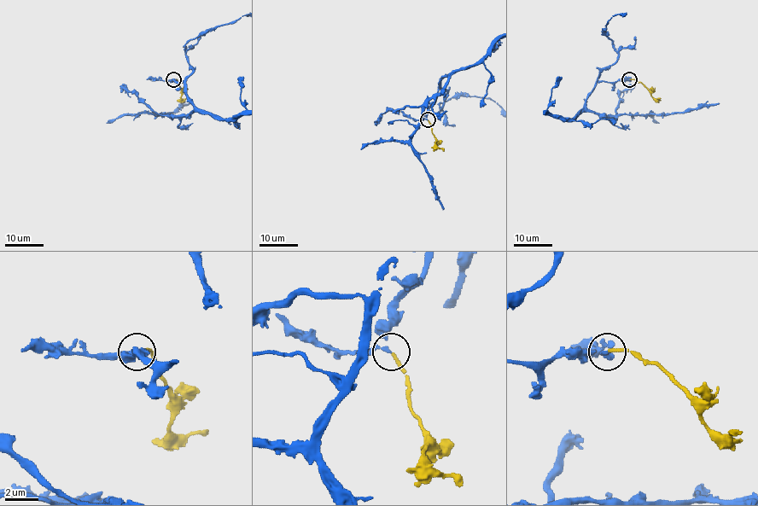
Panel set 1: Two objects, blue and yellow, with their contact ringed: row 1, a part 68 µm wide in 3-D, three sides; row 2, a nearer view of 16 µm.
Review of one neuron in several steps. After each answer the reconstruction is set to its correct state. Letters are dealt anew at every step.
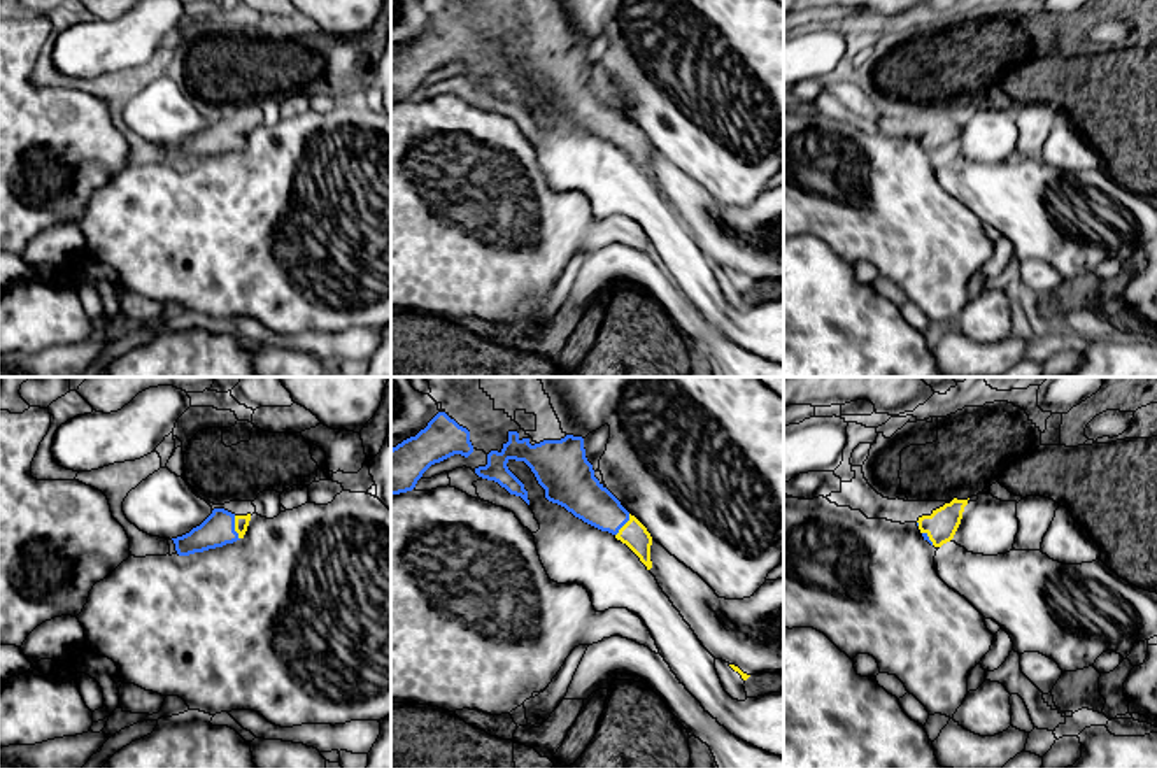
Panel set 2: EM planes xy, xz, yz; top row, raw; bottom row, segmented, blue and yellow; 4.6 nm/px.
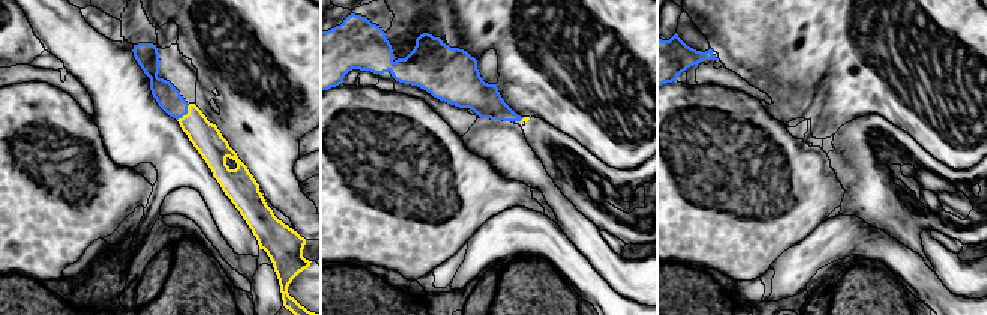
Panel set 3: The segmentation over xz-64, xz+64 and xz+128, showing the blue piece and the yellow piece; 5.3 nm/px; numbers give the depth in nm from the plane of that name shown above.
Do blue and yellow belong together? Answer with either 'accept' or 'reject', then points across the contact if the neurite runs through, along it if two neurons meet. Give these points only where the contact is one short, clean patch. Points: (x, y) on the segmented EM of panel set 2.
accept; way xy (218, 530), (234, 528), (241, 521)

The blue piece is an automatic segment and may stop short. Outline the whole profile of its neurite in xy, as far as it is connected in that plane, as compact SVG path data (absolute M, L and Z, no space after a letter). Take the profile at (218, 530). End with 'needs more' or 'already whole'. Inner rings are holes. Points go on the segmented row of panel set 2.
M214 508L200 526L172 540L179 556L189 556L244 538L249 521L251 514L235 516L224 508Z; needs more

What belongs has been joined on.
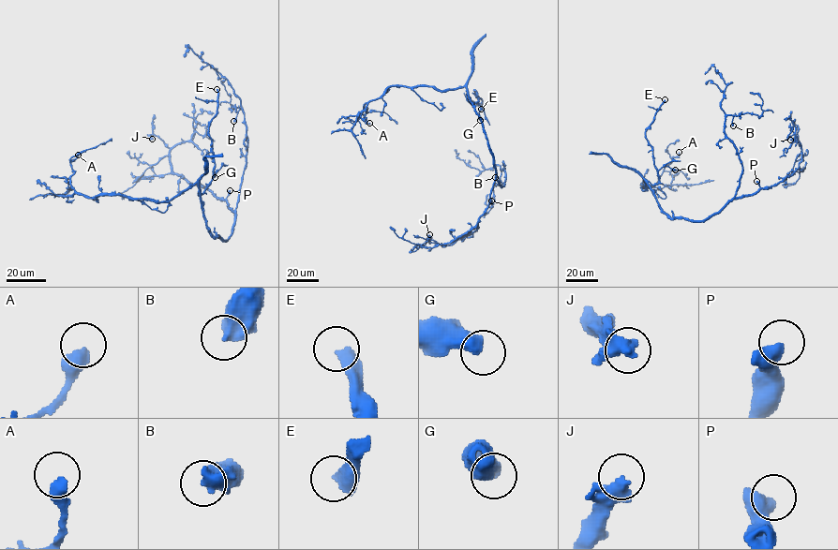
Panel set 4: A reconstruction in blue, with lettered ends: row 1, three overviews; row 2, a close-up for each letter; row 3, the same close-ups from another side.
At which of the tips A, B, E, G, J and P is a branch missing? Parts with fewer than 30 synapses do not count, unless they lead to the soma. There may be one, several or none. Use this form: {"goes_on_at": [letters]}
{"goes_on_at": ["E"]}

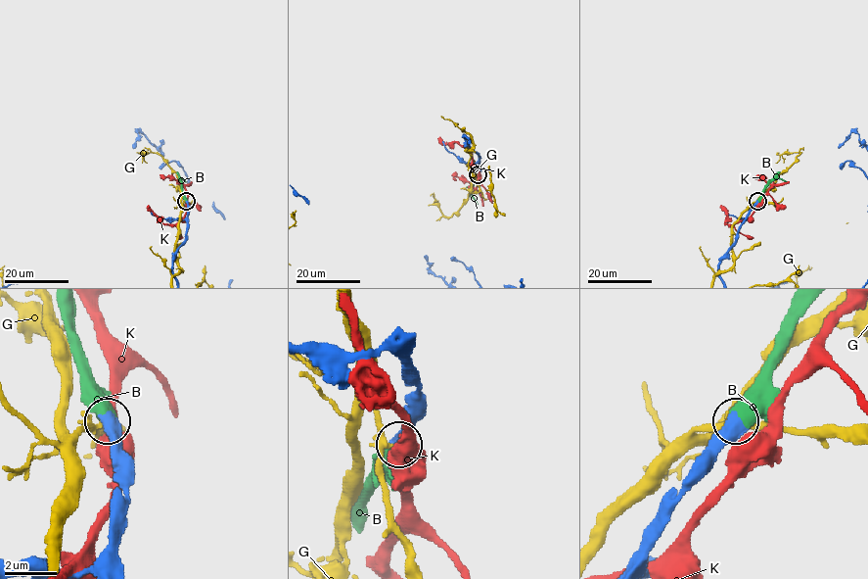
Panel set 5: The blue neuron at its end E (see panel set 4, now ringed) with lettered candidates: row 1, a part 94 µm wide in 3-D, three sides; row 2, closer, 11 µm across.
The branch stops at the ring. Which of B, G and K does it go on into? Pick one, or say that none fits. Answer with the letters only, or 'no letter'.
B

